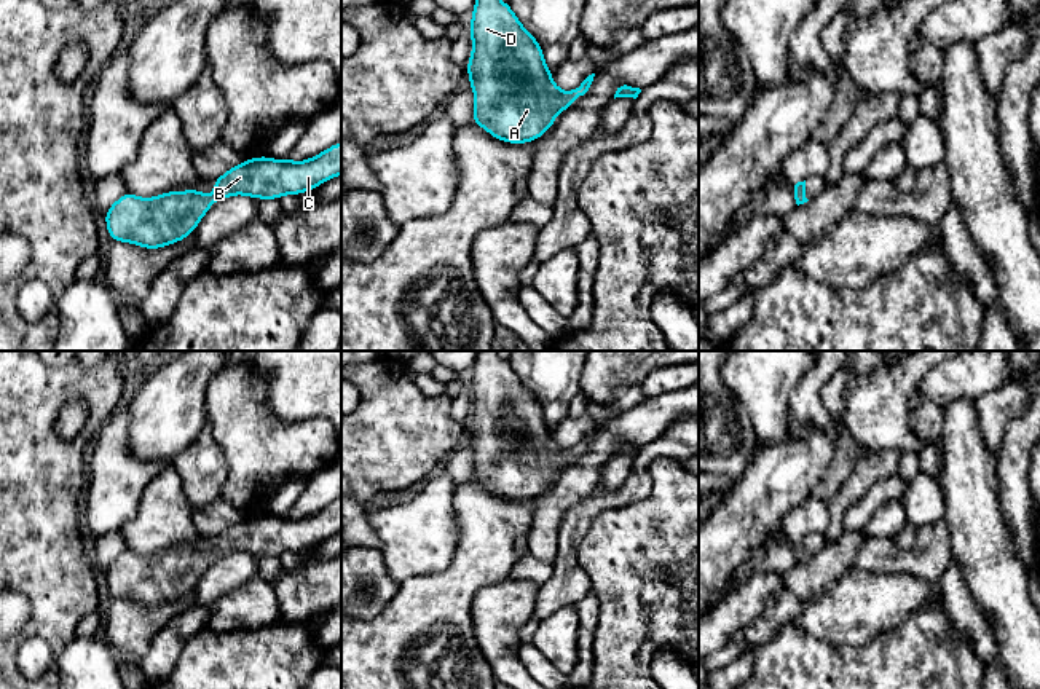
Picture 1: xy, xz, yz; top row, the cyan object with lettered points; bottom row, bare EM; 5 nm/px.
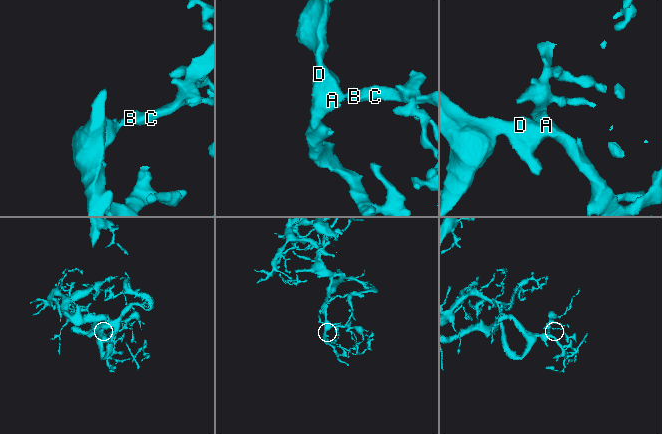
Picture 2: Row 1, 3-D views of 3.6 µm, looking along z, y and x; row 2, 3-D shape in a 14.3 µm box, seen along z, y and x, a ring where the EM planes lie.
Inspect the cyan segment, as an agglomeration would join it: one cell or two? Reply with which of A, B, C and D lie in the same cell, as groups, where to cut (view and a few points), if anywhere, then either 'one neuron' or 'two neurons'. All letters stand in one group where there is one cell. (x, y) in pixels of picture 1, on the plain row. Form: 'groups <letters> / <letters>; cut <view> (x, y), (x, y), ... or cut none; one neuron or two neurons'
groups A B C D; cut none; one neuron

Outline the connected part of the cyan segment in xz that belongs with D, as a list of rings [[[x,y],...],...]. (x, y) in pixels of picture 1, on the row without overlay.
[[[477,351],[467,419],[474,447],[472,480],[498,498],[526,501],[550,486],[558,470],[582,455],[595,431],[565,450],[552,439],[538,397],[498,351]]]

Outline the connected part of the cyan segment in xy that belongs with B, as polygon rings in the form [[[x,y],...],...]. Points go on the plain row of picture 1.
[[[341,499],[300,520],[262,512],[247,515],[214,537],[212,555],[199,545],[171,547],[153,555],[139,555],[126,549],[104,574],[112,598],[161,606],[193,592],[209,565],[223,555],[246,552],[254,557],[279,557],[284,552],[314,547],[340,531]]]

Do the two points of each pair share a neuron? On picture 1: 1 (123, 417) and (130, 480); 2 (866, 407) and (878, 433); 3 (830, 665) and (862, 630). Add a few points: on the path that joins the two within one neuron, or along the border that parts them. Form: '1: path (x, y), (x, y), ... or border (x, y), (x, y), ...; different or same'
1: path (118, 433), (118, 464); same
2: path (871, 413), (878, 420), (878, 426); same
3: border (882, 632), (857, 646), (831, 645), (811, 635); different

